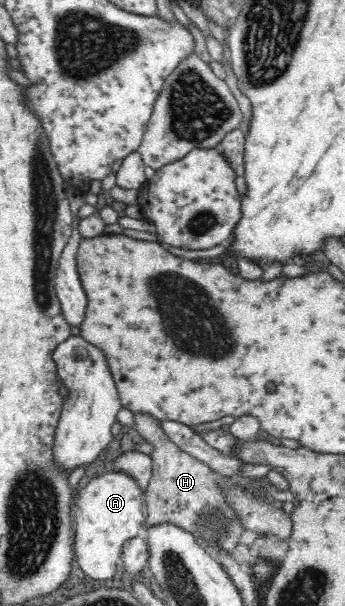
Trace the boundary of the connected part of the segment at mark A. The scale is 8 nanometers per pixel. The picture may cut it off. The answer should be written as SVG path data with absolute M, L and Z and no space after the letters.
M121 469L109 470L103 476L94 477L91 480L84 481L76 491L74 504L75 508L75 530L74 547L76 560L80 568L85 572L88 578L93 580L107 580L111 576L121 576L120 560L122 558L122 548L131 538L139 536L139 530L146 526L145 514L143 510L147 508L143 489L137 483L133 475Z

